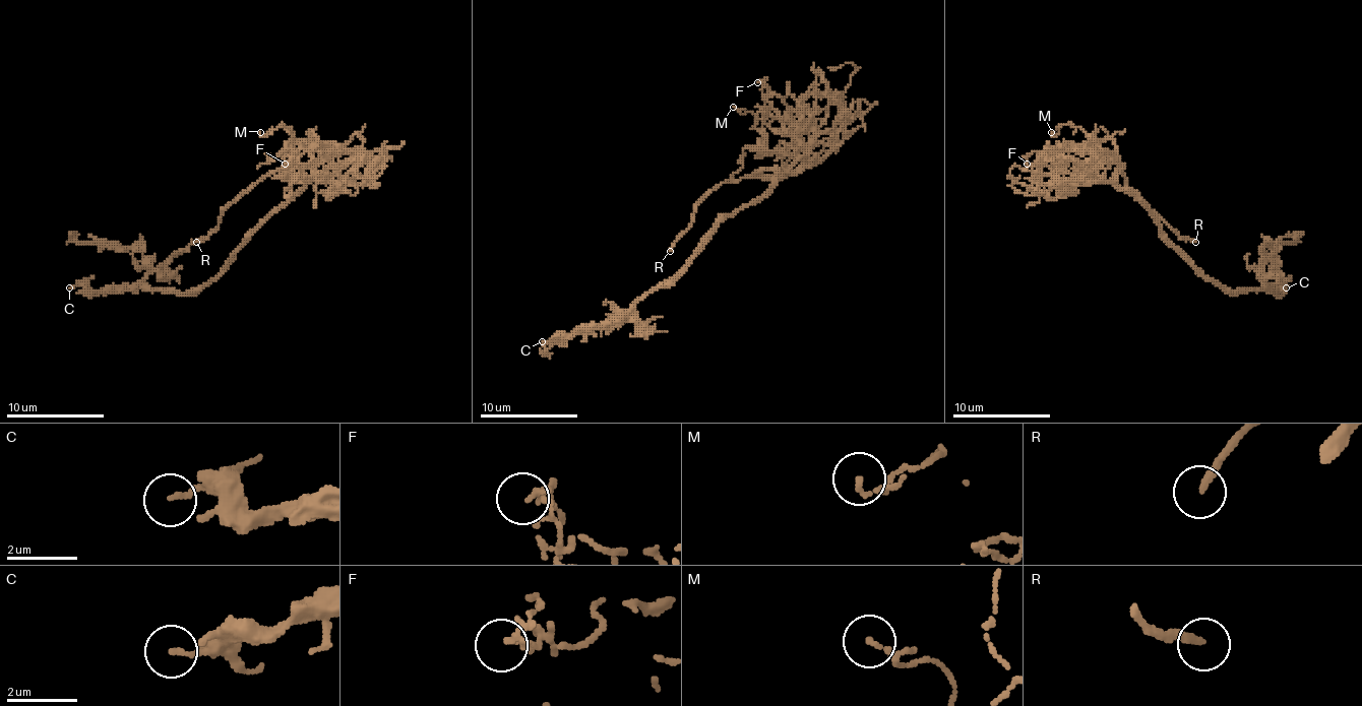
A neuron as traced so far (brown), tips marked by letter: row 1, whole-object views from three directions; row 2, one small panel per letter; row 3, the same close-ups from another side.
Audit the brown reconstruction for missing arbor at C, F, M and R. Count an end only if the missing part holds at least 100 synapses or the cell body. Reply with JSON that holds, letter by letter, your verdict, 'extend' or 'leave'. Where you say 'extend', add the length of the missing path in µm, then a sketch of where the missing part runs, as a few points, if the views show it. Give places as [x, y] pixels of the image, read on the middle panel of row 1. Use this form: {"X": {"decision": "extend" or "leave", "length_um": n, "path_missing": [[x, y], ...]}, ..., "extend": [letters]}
{"C": {"decision": "leave"}, "F": {"decision": "leave"}, "M": {"decision": "leave"}, "R": {"decision": "extend", "length_um": 45}, "extend": ["R"]}

